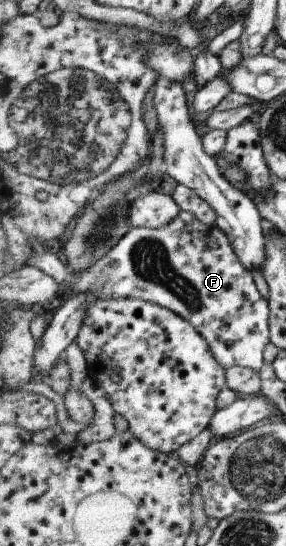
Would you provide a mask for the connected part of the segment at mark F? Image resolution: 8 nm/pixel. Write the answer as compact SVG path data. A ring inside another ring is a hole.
M180 210L171 223L163 227L131 228L129 233L109 250L105 257L92 263L87 269L77 271L70 267L62 254L53 254L46 249L45 254L30 256L29 266L41 268L52 275L64 288L75 294L85 294L95 298L145 300L177 311L189 320L193 327L208 340L209 347L217 361L225 369L235 366L260 370L264 364L264 351L270 339L270 303L261 297L253 273L241 263L240 256L232 246L228 231L217 225L203 223L191 212Z

